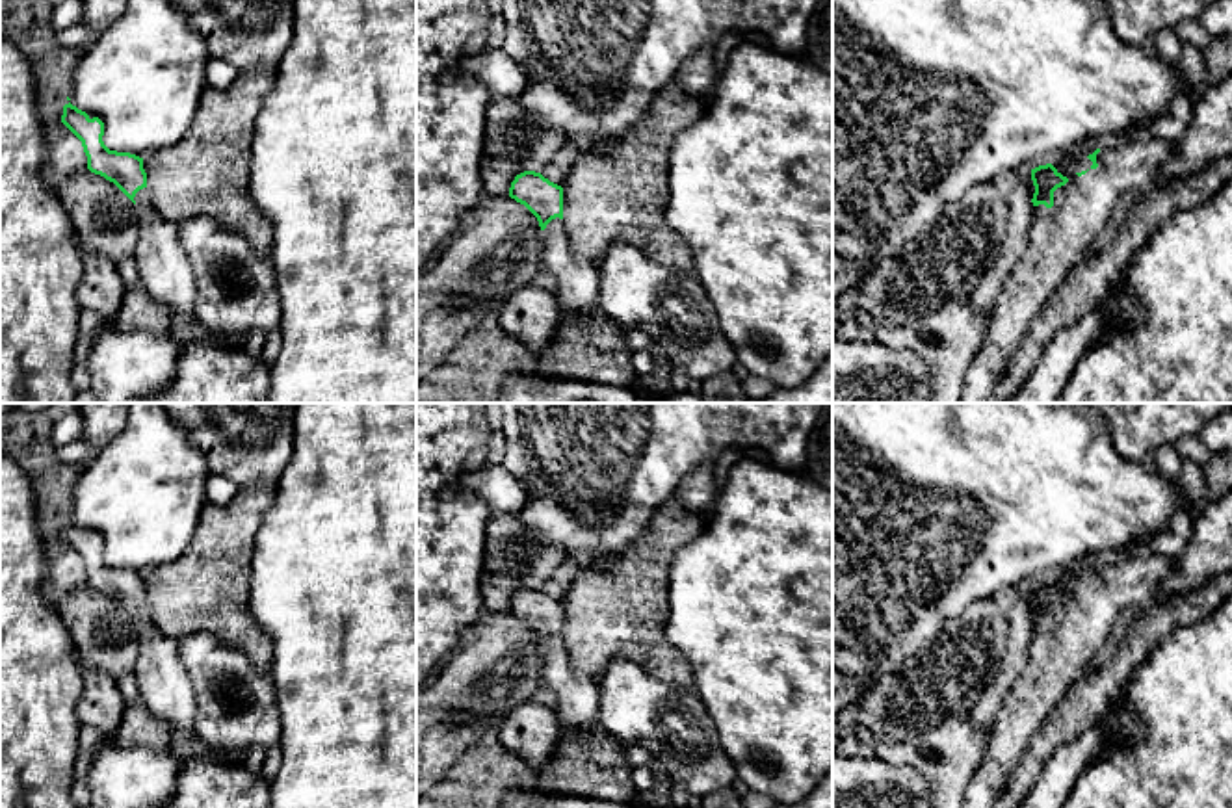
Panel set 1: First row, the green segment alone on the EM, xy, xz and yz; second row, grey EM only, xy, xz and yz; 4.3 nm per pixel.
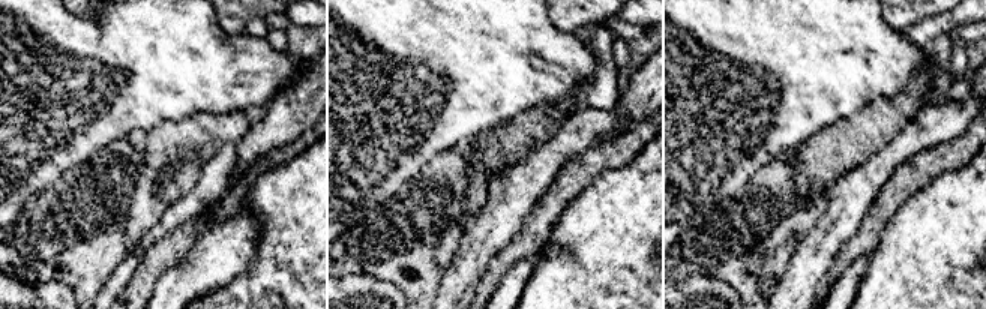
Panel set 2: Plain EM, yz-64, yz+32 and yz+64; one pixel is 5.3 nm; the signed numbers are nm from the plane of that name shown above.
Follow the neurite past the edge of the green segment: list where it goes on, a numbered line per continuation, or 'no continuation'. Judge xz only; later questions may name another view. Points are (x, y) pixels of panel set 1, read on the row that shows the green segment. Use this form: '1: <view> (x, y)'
1: xz (576, 281)

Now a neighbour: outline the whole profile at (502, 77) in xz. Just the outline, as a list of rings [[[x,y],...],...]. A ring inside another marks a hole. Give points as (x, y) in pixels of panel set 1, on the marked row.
[[[502,48],[466,56],[461,67],[489,91],[492,100],[520,97],[528,84],[520,65]]]

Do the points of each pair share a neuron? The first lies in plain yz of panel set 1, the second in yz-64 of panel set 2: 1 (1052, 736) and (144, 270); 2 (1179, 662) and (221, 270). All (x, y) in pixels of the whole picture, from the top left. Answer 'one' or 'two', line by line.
1: one
2: two

